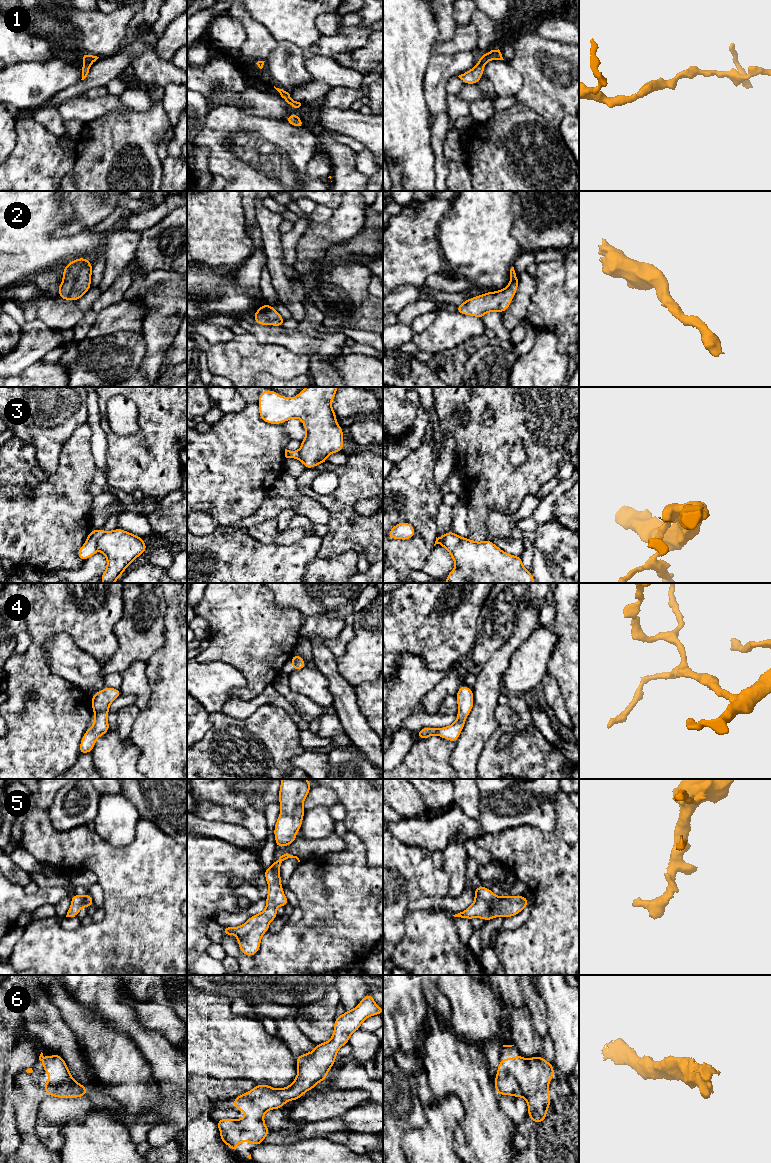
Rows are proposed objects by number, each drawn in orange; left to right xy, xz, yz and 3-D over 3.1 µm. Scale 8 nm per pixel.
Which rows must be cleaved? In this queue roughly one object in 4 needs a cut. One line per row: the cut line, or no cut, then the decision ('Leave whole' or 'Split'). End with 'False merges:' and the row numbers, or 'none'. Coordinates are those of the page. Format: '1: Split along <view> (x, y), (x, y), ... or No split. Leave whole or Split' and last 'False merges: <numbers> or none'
1: No split. Leave whole
2: No split. Leave whole
3: Split along xy (105, 532), (97, 541), (96, 549). Split
4: No split. Leave whole
5: No split. Leave whole
6: No split. Leave whole
False merges: 3

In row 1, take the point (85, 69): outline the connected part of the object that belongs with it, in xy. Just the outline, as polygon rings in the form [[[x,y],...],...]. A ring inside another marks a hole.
[[[84,55],[83,57],[83,67],[82,67],[82,79],[84,80],[89,71],[90,71],[90,66],[98,59],[99,57],[93,56],[93,55]]]

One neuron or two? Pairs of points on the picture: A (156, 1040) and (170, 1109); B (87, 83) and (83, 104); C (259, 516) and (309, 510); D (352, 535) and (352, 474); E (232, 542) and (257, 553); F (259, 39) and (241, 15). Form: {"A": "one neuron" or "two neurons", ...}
{"A": "two neurons", "B": "two neurons", "C": "one neuron", "D": "one neuron", "E": "one neuron", "F": "one neuron"}

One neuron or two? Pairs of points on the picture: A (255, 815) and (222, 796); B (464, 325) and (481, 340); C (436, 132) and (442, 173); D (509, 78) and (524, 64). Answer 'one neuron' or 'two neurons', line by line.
A: two neurons
B: two neurons
C: one neuron
D: two neurons

